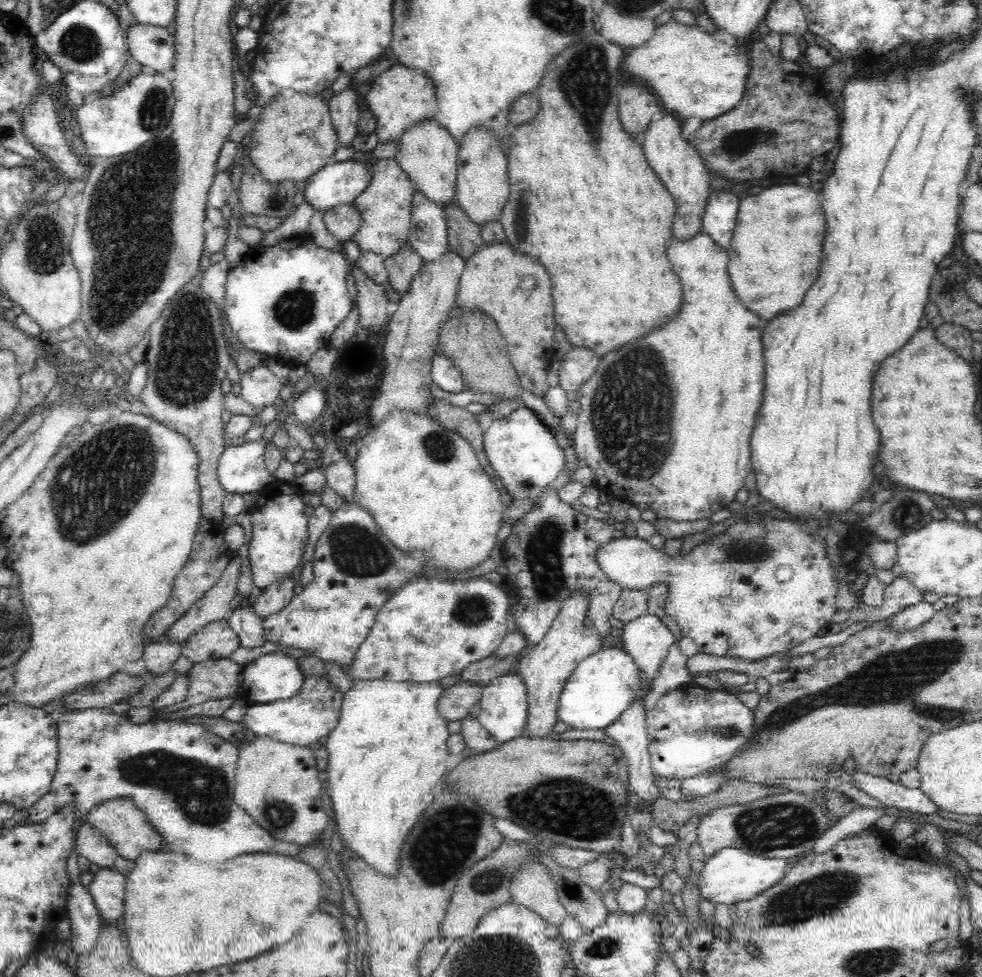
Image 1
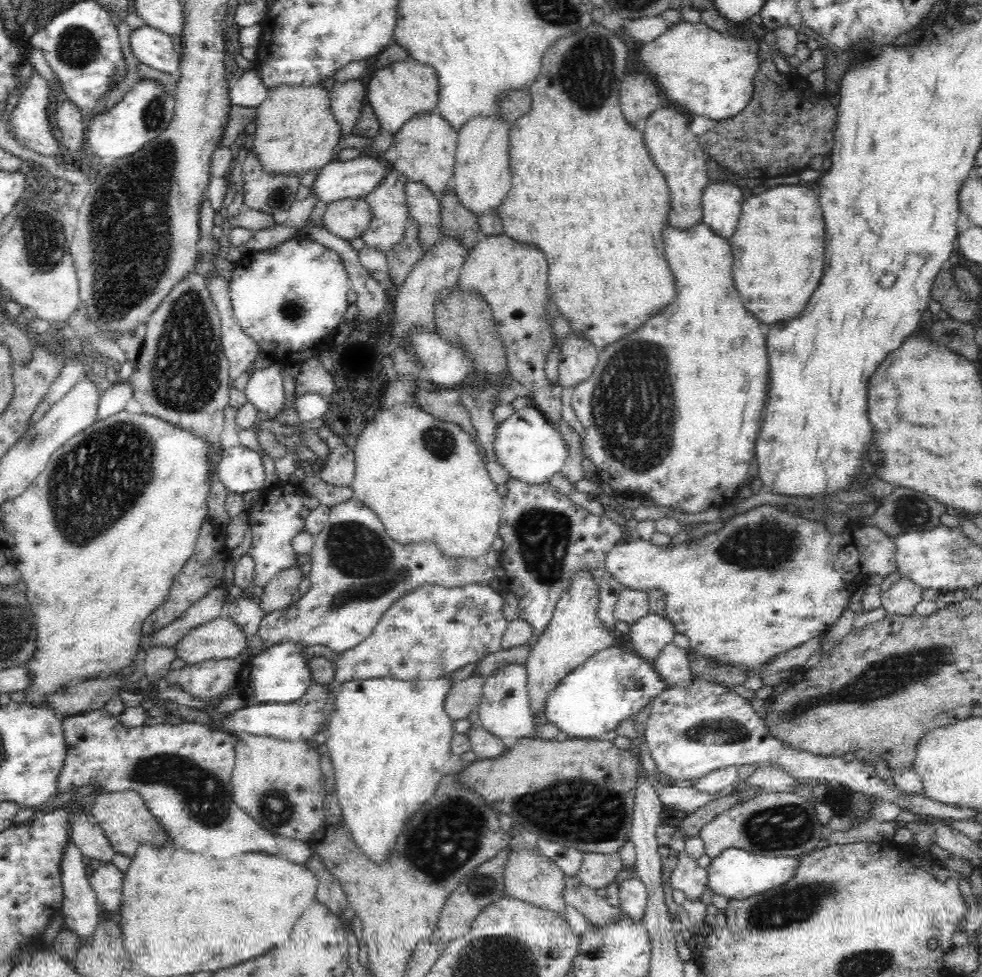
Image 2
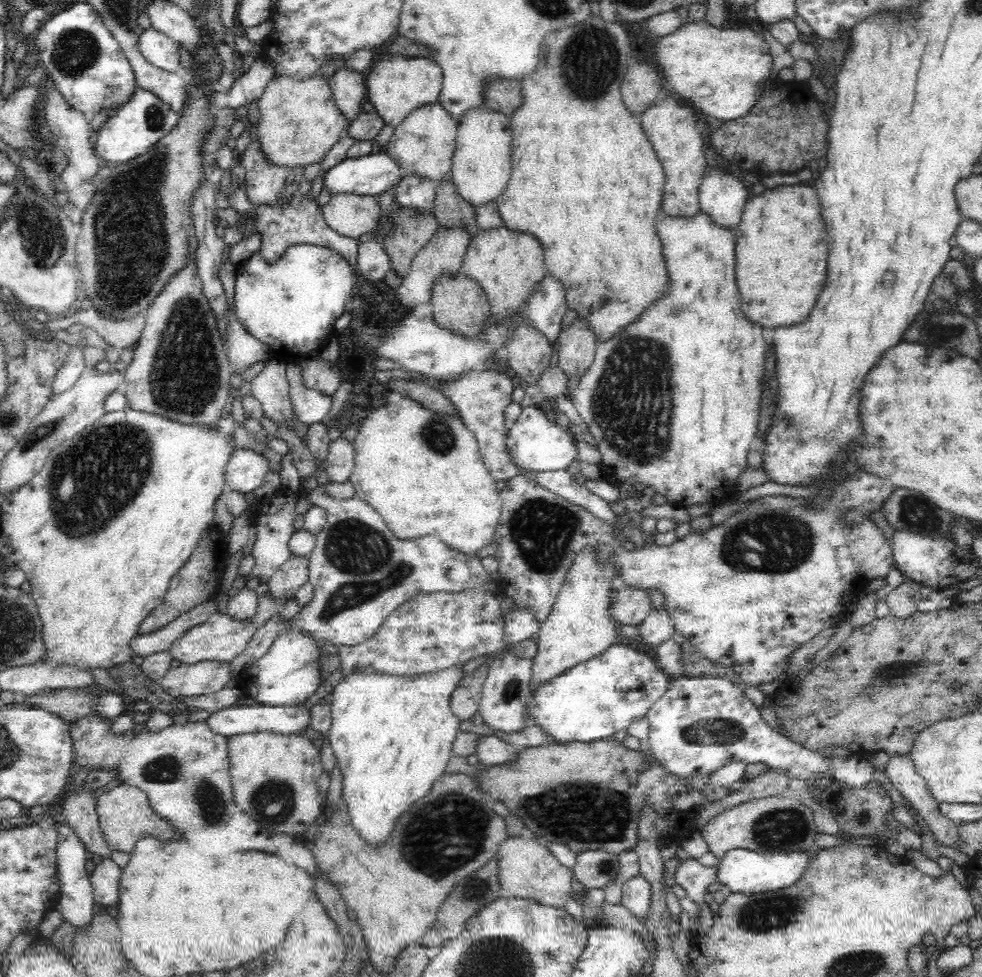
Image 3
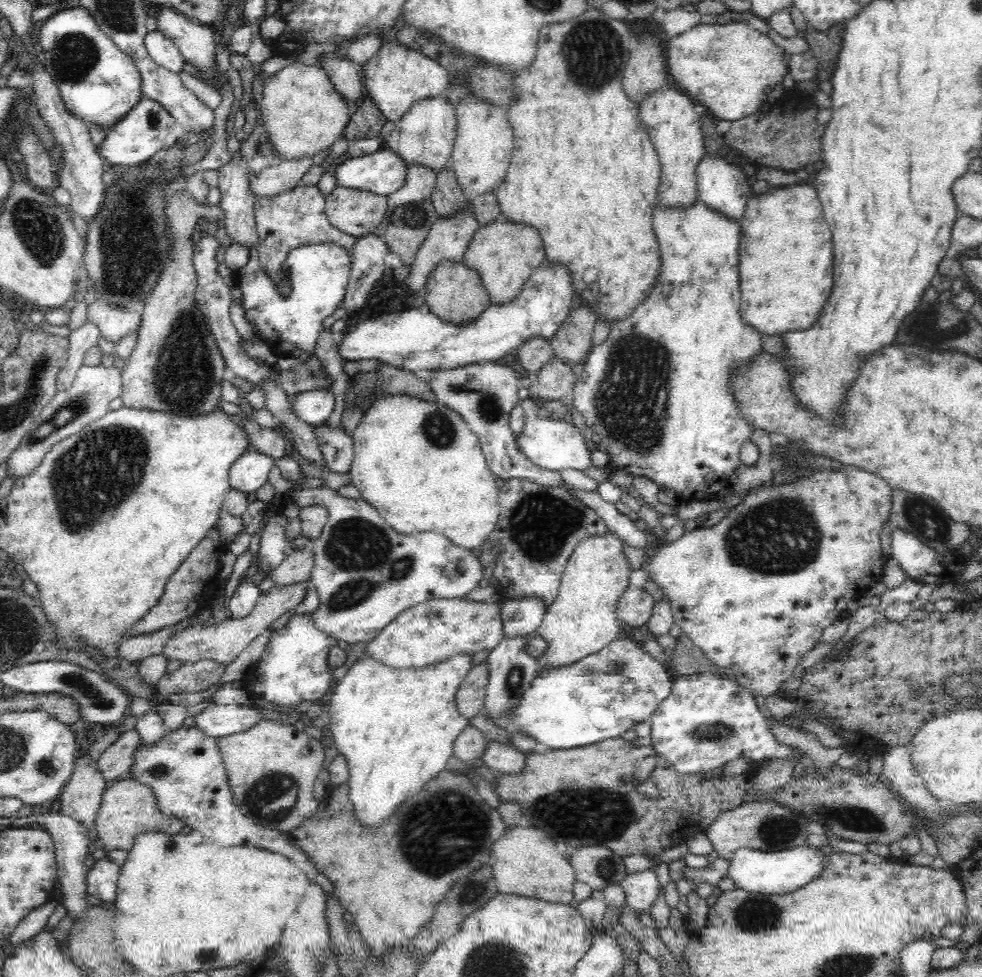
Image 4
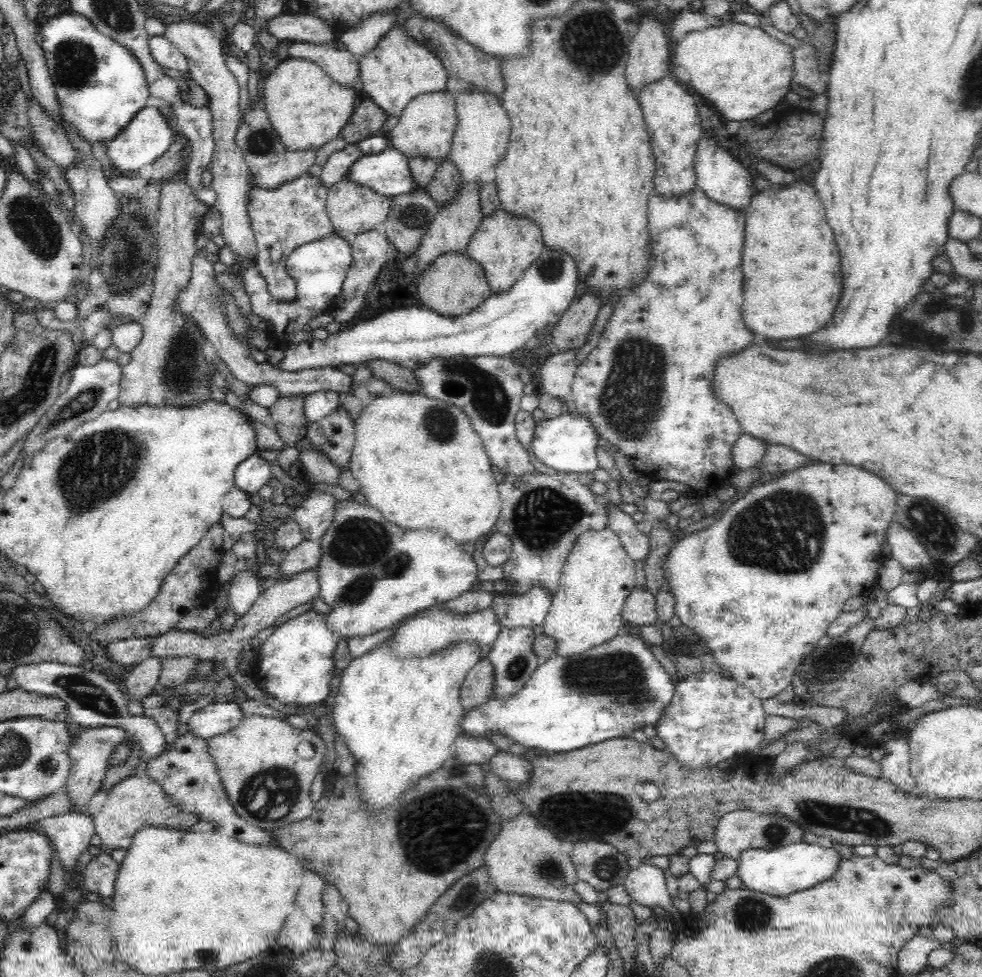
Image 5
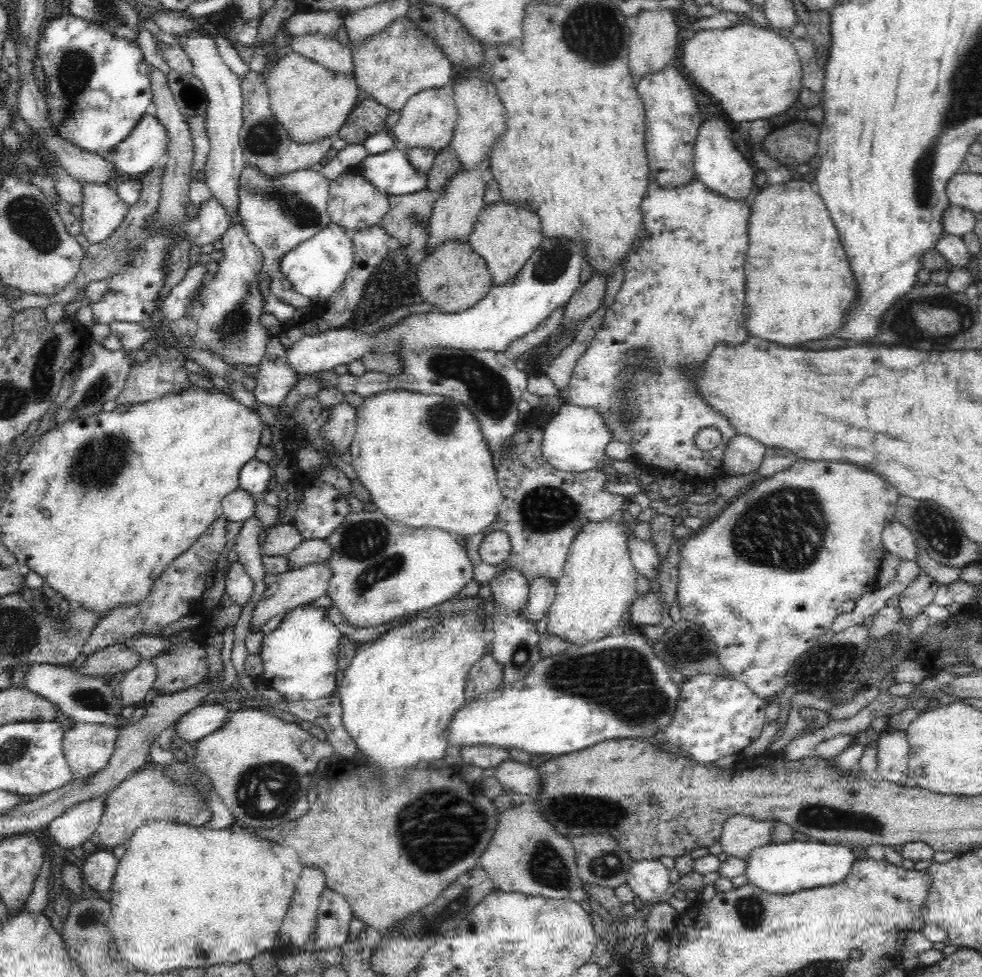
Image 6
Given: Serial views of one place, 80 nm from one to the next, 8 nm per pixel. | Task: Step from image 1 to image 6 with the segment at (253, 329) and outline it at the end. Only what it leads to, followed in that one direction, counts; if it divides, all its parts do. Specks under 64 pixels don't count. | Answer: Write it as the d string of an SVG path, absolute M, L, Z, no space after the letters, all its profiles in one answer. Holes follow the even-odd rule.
M330 222L324 230L318 231L312 238L301 242L280 258L281 274L291 282L295 292L308 300L308 305L301 309L280 301L270 293L268 274L256 274L258 290L263 298L264 313L272 314L280 320L283 328L281 333L323 312L328 299L342 286L353 264L353 242L346 237L344 231L340 225Z

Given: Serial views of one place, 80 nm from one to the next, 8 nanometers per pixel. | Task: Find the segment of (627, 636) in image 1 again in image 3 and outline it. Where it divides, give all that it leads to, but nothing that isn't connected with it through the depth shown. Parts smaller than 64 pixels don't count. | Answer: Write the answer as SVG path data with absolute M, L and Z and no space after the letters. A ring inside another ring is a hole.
M651 609L650 614L636 627L641 639L640 642L648 646L648 650L656 650L659 644L672 639L672 635L675 633L670 615L666 613L665 609Z

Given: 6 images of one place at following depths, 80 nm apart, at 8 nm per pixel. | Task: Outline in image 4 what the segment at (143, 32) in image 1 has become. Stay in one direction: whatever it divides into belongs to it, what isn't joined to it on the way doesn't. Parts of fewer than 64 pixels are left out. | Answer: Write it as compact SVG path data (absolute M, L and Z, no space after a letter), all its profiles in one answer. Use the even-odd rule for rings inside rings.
M157 30L148 31L144 36L144 47L150 59L169 71L180 73L185 61L176 44Z

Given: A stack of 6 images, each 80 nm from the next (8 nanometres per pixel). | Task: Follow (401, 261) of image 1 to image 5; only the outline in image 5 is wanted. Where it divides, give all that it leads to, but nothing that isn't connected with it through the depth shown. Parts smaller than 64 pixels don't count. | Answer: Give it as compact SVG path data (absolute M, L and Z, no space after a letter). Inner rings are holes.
M427 192L392 197L392 206L385 220L385 237L402 257L417 251L439 210Z

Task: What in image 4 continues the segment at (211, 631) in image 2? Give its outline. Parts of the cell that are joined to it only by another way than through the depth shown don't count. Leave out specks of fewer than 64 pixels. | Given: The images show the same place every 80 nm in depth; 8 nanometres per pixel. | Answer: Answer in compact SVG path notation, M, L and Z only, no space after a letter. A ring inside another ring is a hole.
M298 583L285 587L272 587L268 592L261 595L254 610L241 619L226 617L220 622L194 624L186 627L183 631L176 631L161 650L170 661L182 661L183 663L195 663L202 659L213 660L228 666L249 644L262 634L270 624L280 618L284 612L296 608L296 604L304 598L308 583Z

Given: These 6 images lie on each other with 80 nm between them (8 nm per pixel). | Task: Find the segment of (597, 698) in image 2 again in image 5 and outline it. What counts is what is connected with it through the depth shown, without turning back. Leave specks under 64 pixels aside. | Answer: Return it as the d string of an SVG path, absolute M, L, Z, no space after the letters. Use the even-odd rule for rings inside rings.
M616 635L614 638L608 639L605 643L601 643L601 646L591 647L582 654L572 655L570 658L557 655L544 661L532 674L532 677L526 681L524 688L521 691L517 691L515 695L497 696L496 699L490 698L488 702L465 712L464 718L461 719L461 734L465 736L486 737L486 734L490 734L490 732L499 732L500 734L505 734L514 742L525 746L525 748L536 748L538 746L538 748L542 748L546 752L570 753L572 750L583 749L584 747L610 740L611 738L630 737L630 734L634 730L640 730L640 728L642 729L644 726L650 724L655 725L675 693L675 680L675 677L671 677L666 673L666 670L654 657L654 654L650 651L650 646L646 642L642 641L639 637Z

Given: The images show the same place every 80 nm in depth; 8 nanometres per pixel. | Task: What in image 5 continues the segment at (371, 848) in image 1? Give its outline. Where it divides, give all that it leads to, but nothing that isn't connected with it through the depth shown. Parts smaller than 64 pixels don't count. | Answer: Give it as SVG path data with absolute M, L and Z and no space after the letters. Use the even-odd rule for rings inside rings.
M386 639L381 646L378 645L370 652L352 659L346 669L342 670L341 683L338 687L338 694L333 698L331 704L332 710L328 710L334 722L336 734L342 737L342 741L346 743L350 755L354 757L353 770L356 773L356 782L358 782L359 798L368 802L368 806L372 806L372 810L384 810L384 806L390 806L396 798L400 798L400 794L404 794L404 790L408 790L408 786L413 786L422 777L435 772L435 770L446 767L447 758L452 757L453 742L455 738L461 734L461 719L464 718L464 709L460 704L460 688L464 682L468 672L472 670L476 663L480 660L480 646L476 643L456 643L452 647L445 647L444 650L433 652L432 655L421 656L421 658L412 657L412 660L398 660L394 656L394 639Z

